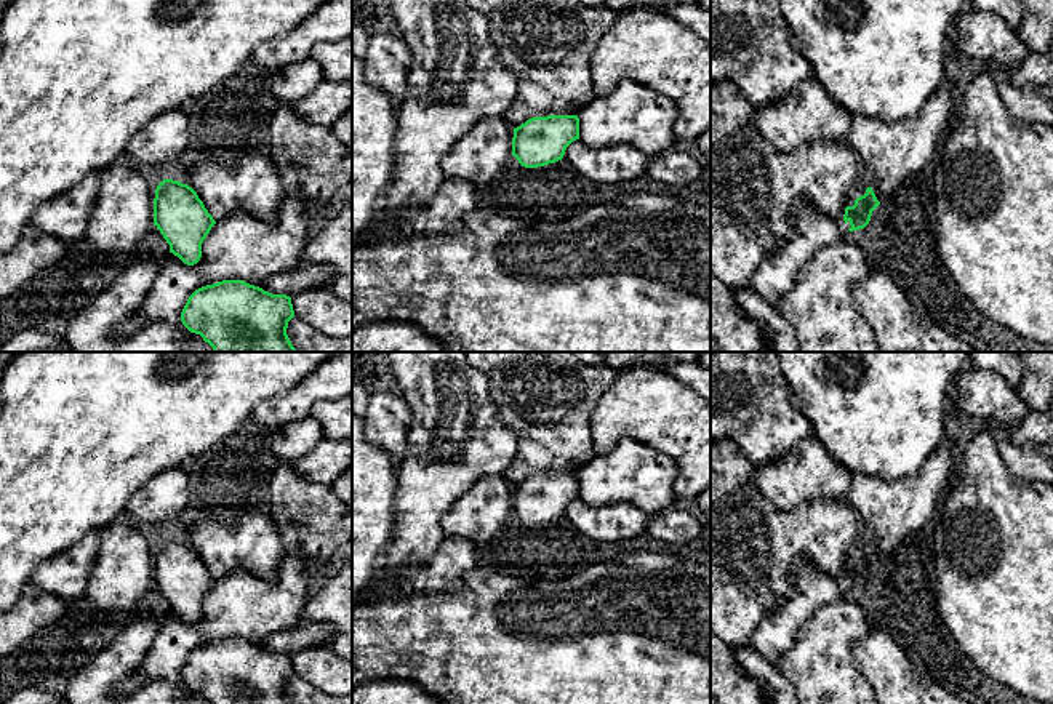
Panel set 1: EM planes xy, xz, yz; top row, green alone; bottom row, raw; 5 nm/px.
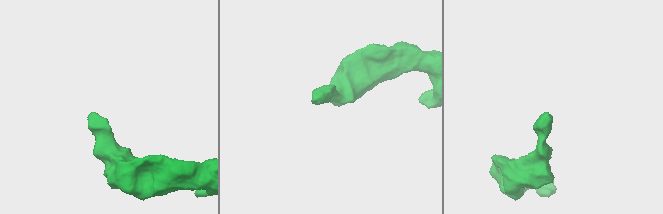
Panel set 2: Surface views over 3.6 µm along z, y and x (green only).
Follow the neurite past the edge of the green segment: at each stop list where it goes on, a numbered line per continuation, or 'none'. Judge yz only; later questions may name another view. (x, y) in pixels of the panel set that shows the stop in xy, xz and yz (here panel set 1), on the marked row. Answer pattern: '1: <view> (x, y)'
1: yz (888, 152)

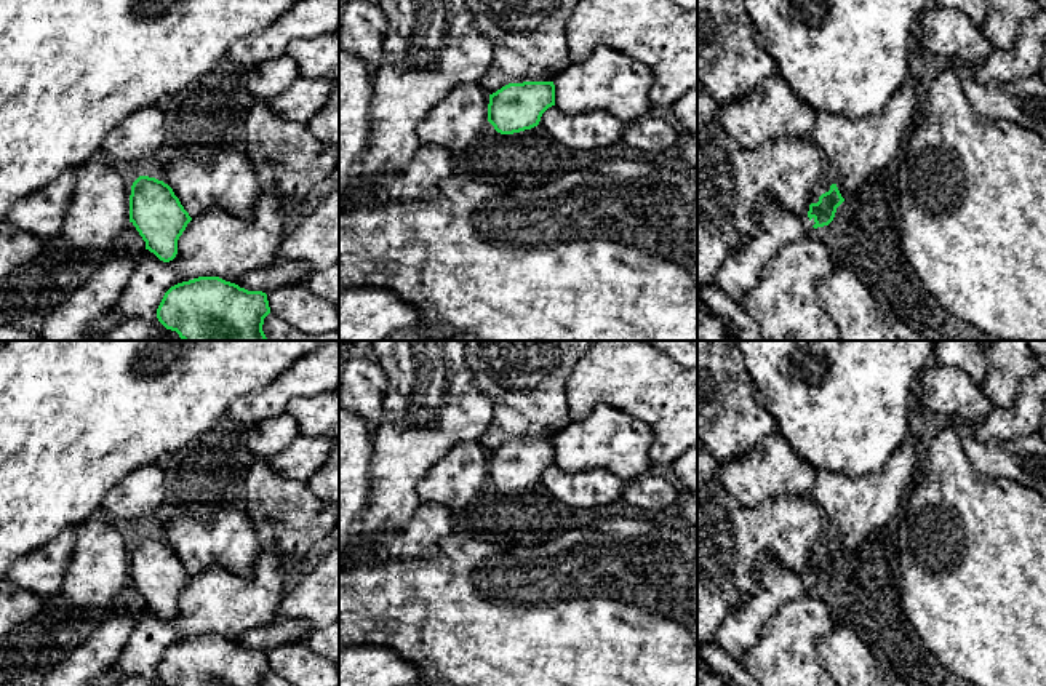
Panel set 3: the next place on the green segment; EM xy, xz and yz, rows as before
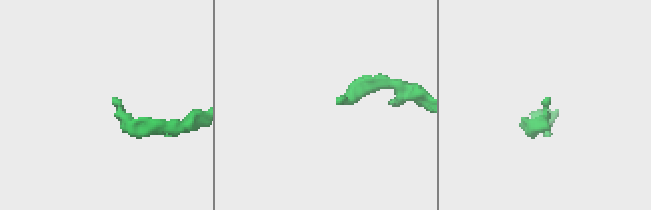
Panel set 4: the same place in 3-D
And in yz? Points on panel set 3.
1: yz (853, 149)

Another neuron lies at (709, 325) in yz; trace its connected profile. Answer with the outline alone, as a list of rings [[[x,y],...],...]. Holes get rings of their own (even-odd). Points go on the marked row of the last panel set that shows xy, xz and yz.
[[[697,289],[697,341],[729,341],[720,317],[707,310]]]

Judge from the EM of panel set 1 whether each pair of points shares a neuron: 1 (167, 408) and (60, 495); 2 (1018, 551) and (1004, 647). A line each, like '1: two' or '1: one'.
1: one
2: one

